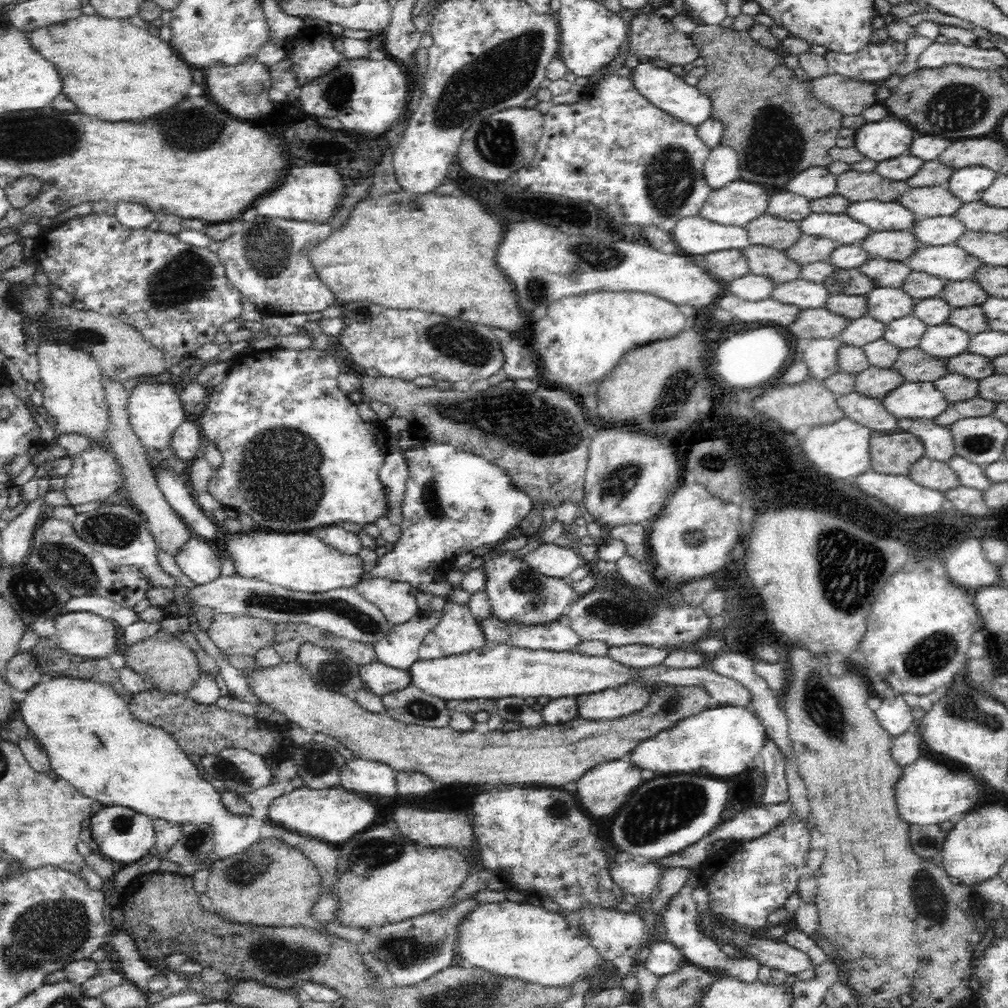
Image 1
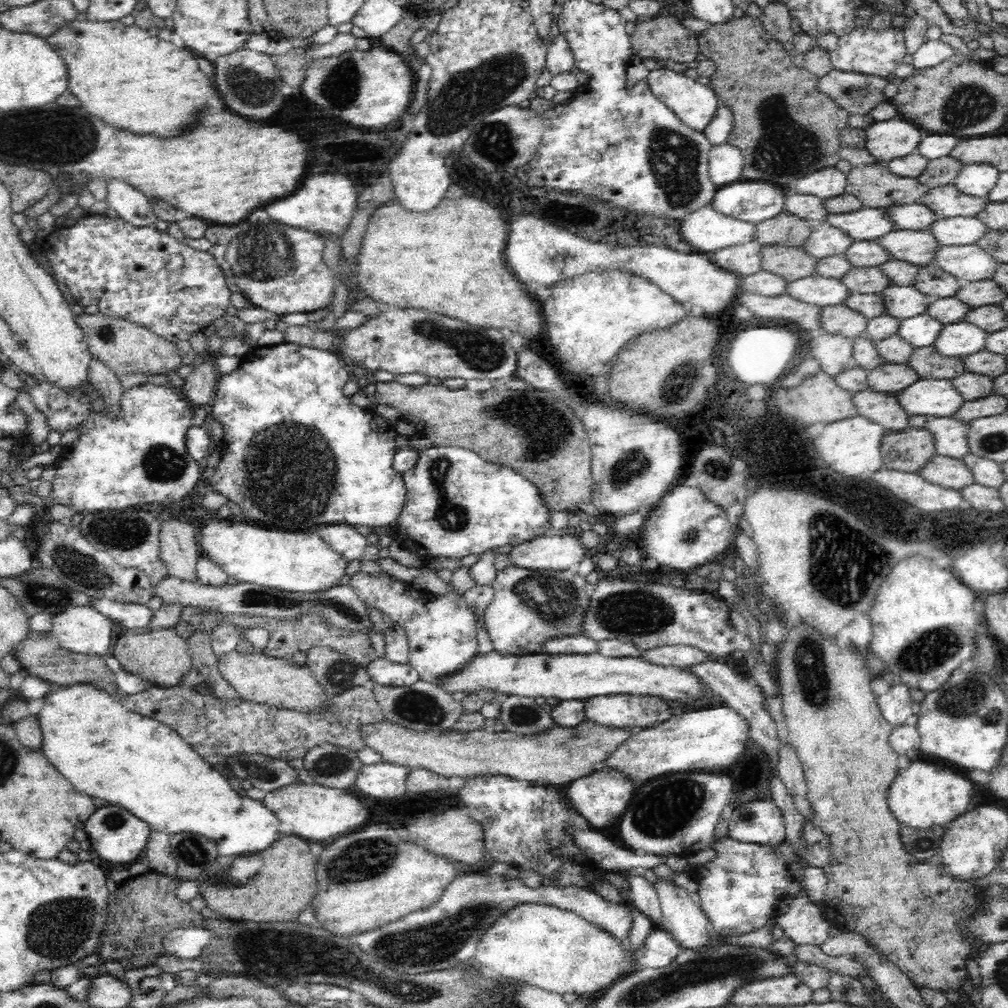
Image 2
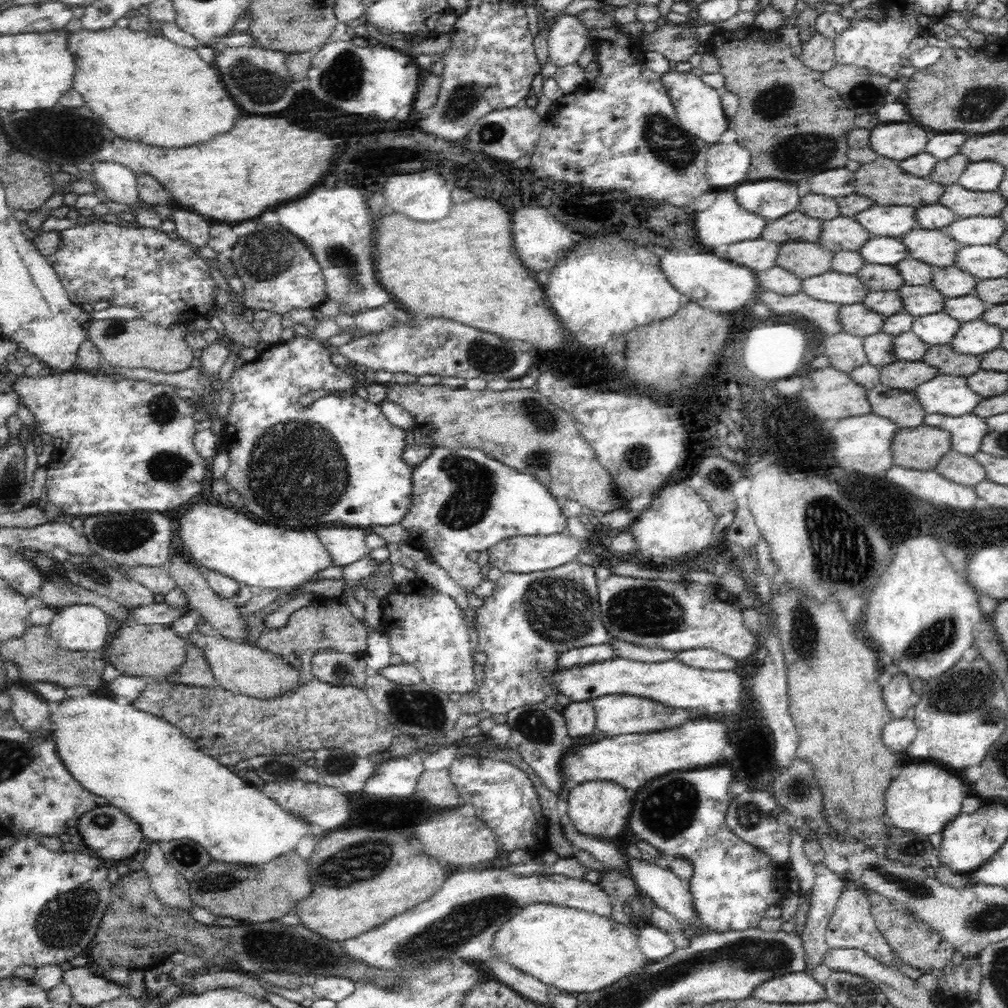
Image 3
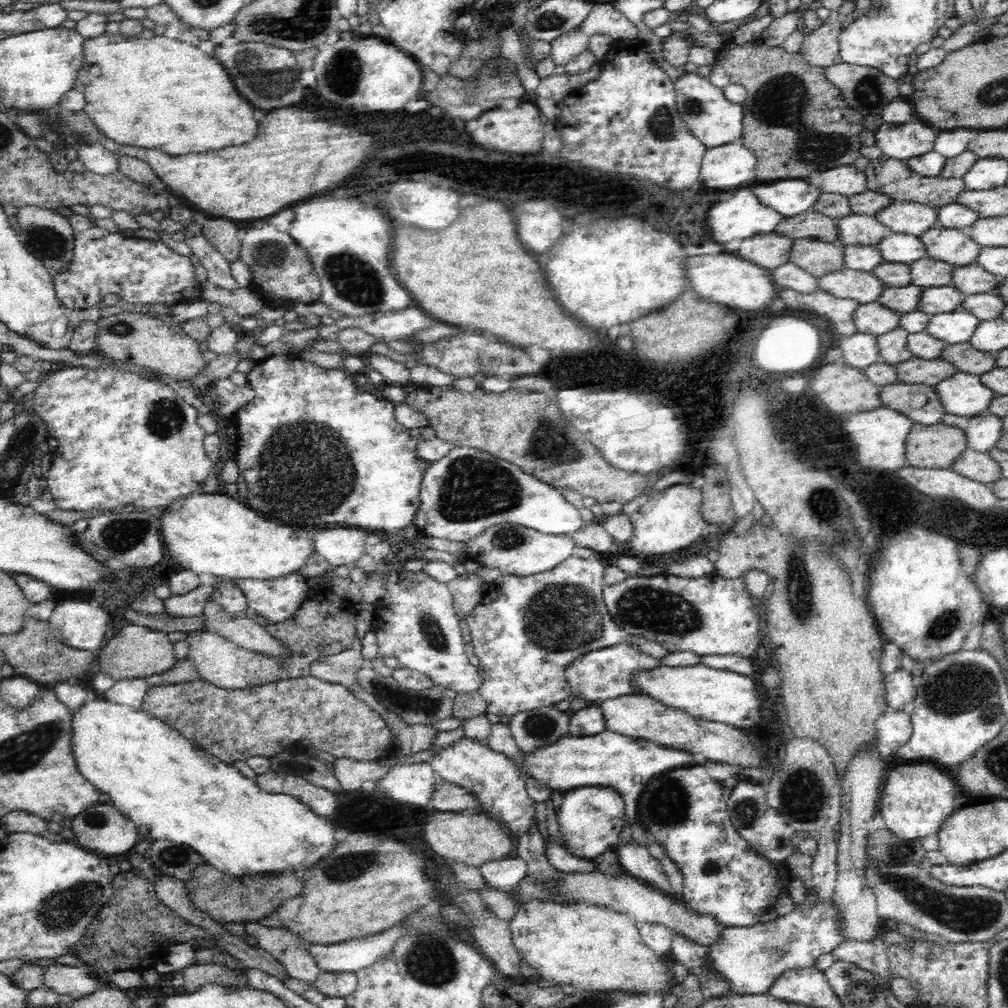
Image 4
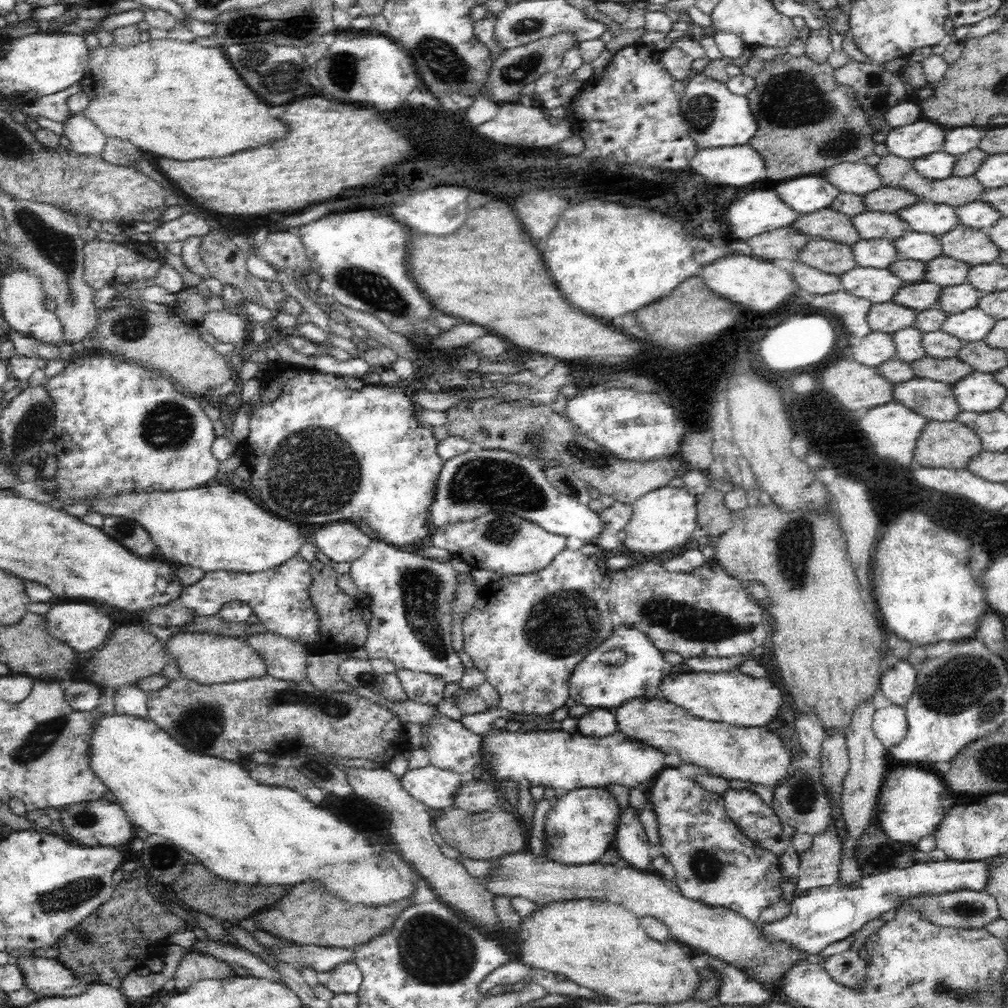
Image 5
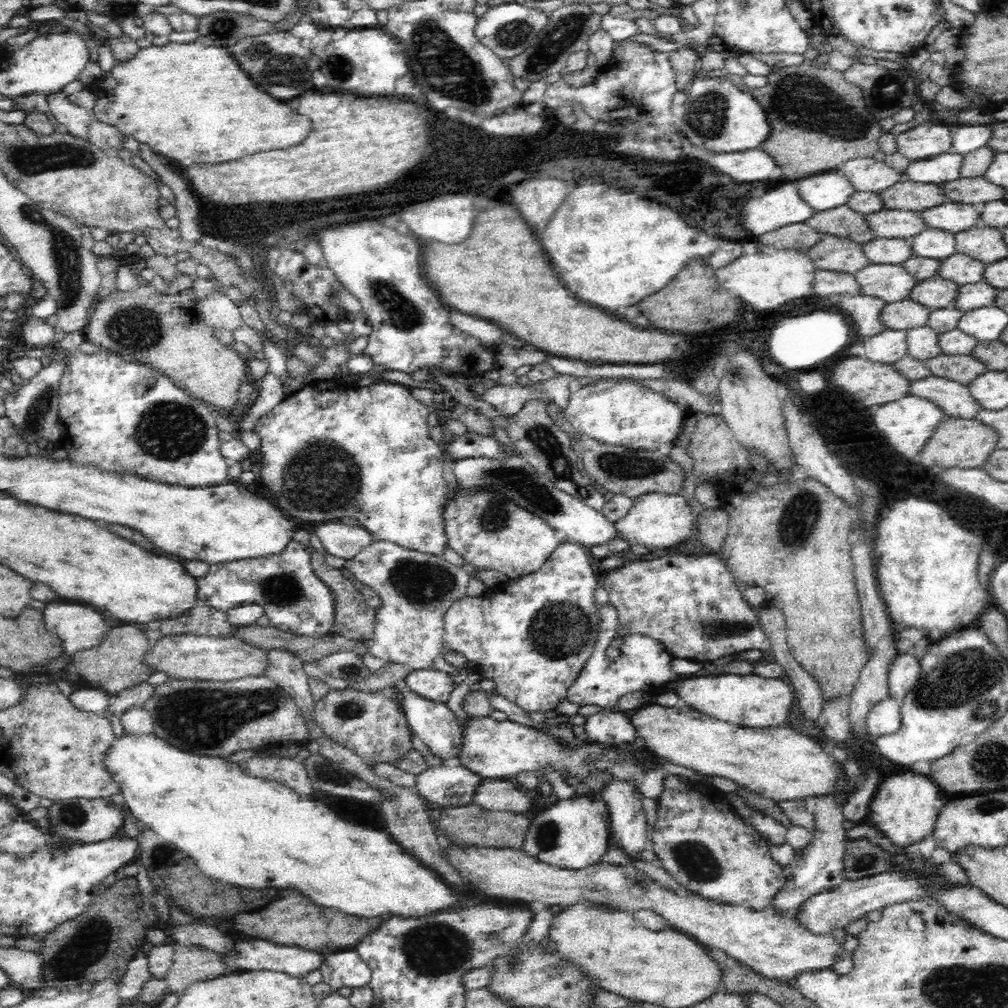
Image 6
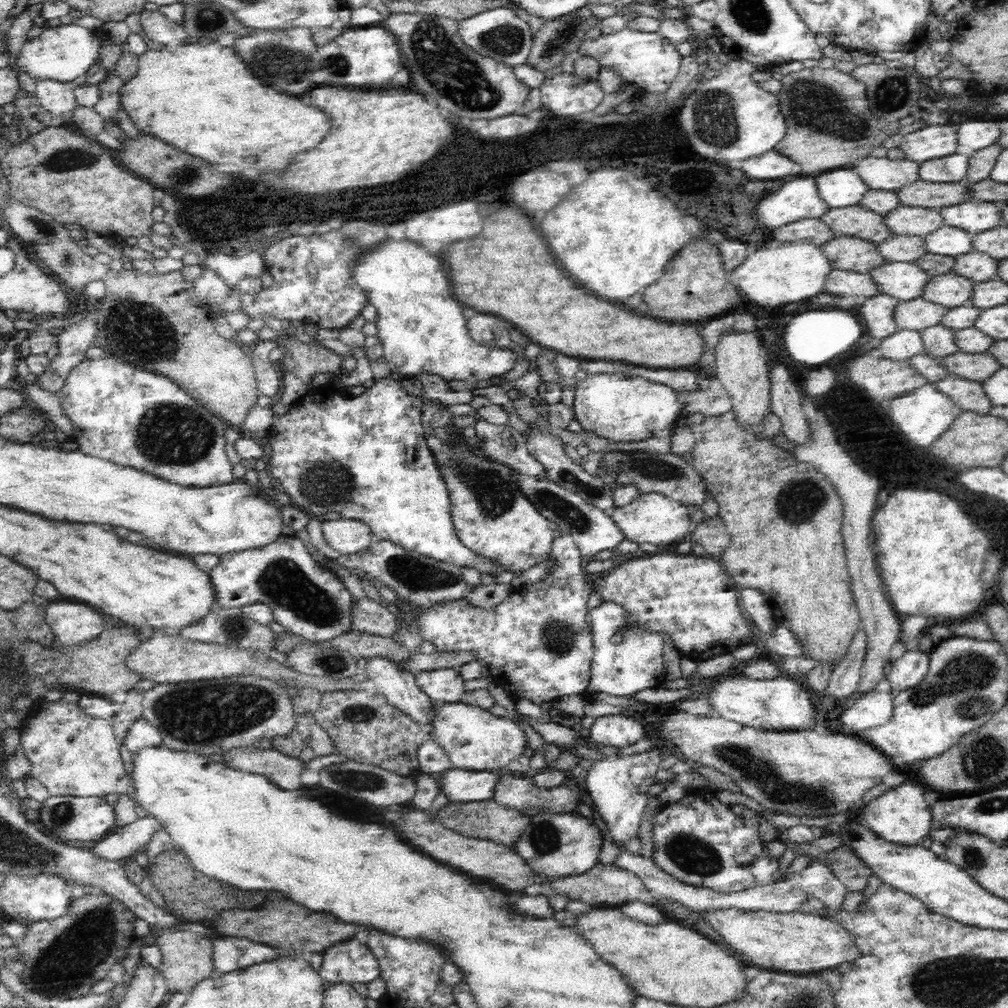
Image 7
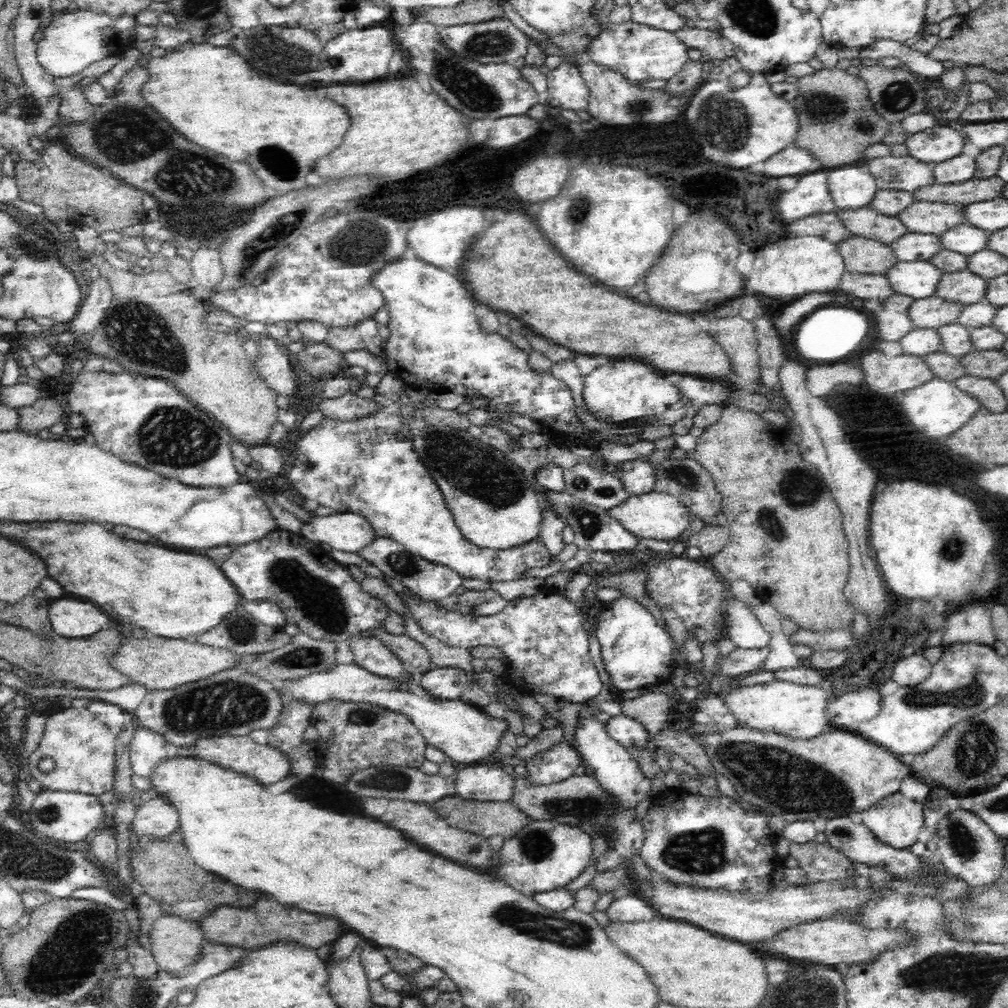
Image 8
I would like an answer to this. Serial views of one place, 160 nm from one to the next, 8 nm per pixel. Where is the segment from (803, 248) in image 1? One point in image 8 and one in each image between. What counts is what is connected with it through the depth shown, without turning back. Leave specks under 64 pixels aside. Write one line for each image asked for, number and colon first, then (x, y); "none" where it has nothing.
2: (826, 240)
3: (843, 233)
4: (865, 230)
5: (870, 224)
6: (887, 223)
7: (906, 220)
8: (925, 217)

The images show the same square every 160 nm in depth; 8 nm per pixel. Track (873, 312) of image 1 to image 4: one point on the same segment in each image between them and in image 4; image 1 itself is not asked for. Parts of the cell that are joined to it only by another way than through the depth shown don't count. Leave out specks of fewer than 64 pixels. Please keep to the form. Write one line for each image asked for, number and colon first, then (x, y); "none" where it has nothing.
2: (903, 302)
3: (919, 301)
4: (935, 300)

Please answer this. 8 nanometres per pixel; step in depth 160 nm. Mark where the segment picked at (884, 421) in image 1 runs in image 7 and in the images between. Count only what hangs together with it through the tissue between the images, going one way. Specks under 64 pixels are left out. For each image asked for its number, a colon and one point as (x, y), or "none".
2: (883, 408)
3: (902, 406)
4: (921, 402)
5: (937, 400)
6: (955, 398)
7: (970, 395)

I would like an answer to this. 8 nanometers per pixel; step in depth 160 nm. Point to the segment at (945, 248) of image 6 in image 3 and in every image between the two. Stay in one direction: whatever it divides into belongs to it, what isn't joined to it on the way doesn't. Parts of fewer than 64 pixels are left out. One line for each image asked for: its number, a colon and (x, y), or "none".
3: (883, 250)
4: (899, 247)
5: (922, 246)

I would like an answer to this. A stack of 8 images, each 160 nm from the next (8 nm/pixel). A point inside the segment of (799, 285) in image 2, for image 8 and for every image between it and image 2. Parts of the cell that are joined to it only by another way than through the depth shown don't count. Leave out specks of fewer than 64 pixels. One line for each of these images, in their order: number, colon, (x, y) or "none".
3: (833, 287)
4: (864, 287)
5: (879, 285)
6: (890, 282)
7: (904, 281)
8: (919, 279)

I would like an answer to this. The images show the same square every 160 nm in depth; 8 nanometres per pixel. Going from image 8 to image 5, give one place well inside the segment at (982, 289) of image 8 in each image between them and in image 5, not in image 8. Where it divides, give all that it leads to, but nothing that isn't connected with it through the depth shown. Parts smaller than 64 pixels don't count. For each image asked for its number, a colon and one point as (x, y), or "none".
5: (923, 295)
6: (937, 292)
7: (952, 290)

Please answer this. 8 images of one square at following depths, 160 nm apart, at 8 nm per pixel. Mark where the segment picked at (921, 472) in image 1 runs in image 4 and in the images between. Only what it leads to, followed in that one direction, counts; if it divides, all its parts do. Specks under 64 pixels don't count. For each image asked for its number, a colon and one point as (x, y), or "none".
2: (950, 472)
3: (962, 469)
4: (982, 467)

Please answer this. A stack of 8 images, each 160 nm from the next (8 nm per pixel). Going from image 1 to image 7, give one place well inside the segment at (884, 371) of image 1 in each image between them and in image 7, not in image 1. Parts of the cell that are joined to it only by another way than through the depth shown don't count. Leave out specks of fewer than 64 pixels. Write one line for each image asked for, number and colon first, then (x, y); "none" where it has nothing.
2: (892, 378)
3: (907, 375)
4: (917, 370)
5: (949, 370)
6: (964, 369)
7: (978, 367)

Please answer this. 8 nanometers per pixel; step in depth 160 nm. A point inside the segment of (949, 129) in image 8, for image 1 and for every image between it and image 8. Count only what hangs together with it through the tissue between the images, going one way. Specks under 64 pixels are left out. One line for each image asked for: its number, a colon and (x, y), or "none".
1: (890, 138)
2: (894, 139)
3: (897, 141)
4: (913, 139)
5: (922, 138)
6: (931, 139)
7: (933, 142)

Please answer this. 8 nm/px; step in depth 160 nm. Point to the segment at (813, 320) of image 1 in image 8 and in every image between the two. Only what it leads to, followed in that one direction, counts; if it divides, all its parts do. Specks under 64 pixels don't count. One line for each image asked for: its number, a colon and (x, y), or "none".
2: (842, 319)
3: (857, 319)
4: (874, 318)
5: (890, 317)
6: (908, 314)
7: (919, 314)
8: (933, 312)

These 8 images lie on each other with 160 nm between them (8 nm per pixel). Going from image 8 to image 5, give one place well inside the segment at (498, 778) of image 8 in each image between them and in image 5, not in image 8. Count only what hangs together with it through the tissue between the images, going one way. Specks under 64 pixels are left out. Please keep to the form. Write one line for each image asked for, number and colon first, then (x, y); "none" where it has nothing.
5: (437, 787)
6: (454, 785)
7: (460, 785)

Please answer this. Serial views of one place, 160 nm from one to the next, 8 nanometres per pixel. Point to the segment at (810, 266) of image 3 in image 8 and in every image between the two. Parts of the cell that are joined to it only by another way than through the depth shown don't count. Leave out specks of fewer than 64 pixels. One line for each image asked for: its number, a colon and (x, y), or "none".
4: (819, 258)
5: (831, 257)
6: (838, 254)
7: (852, 254)
8: (861, 255)

